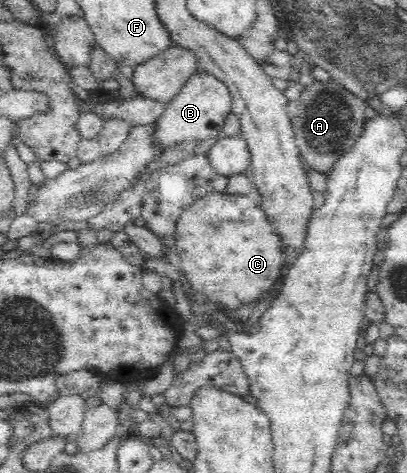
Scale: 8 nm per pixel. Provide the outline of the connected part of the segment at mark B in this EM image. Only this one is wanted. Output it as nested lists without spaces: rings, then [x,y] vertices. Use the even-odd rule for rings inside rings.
[[[196,68],[183,90],[173,97],[165,109],[163,118],[155,124],[159,124],[156,130],[156,140],[164,146],[176,145],[181,140],[200,138],[205,141],[208,138],[222,135],[223,124],[229,113],[232,112],[232,94],[223,78],[219,78],[212,71]]]

